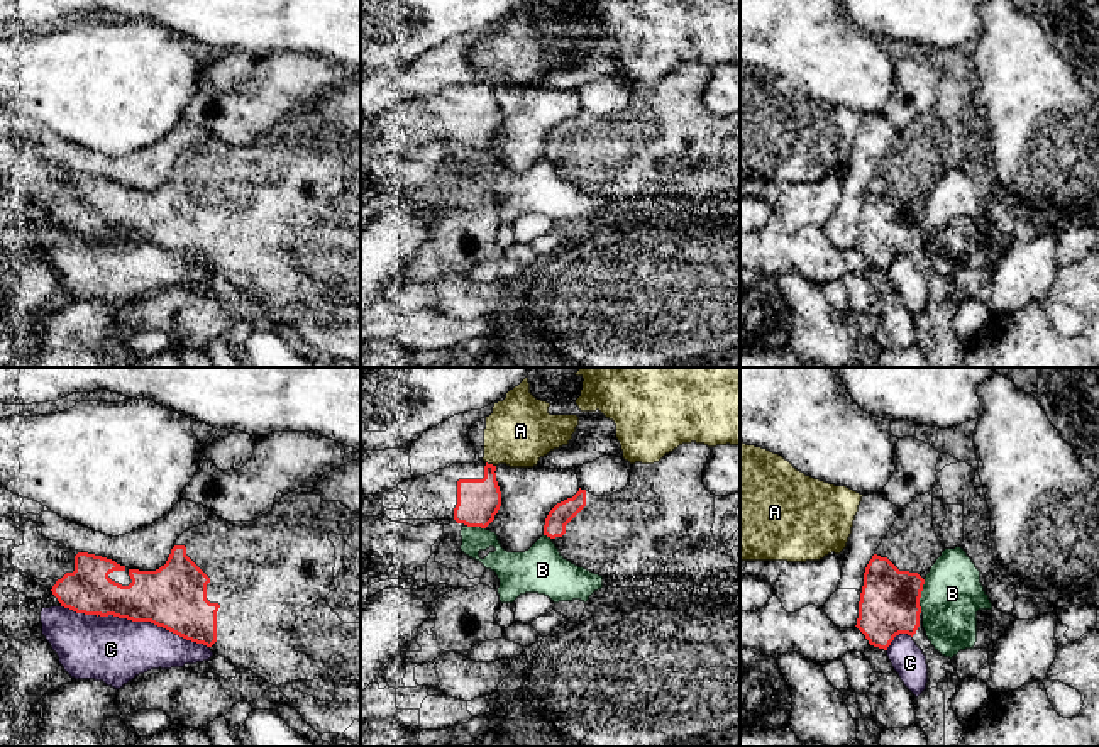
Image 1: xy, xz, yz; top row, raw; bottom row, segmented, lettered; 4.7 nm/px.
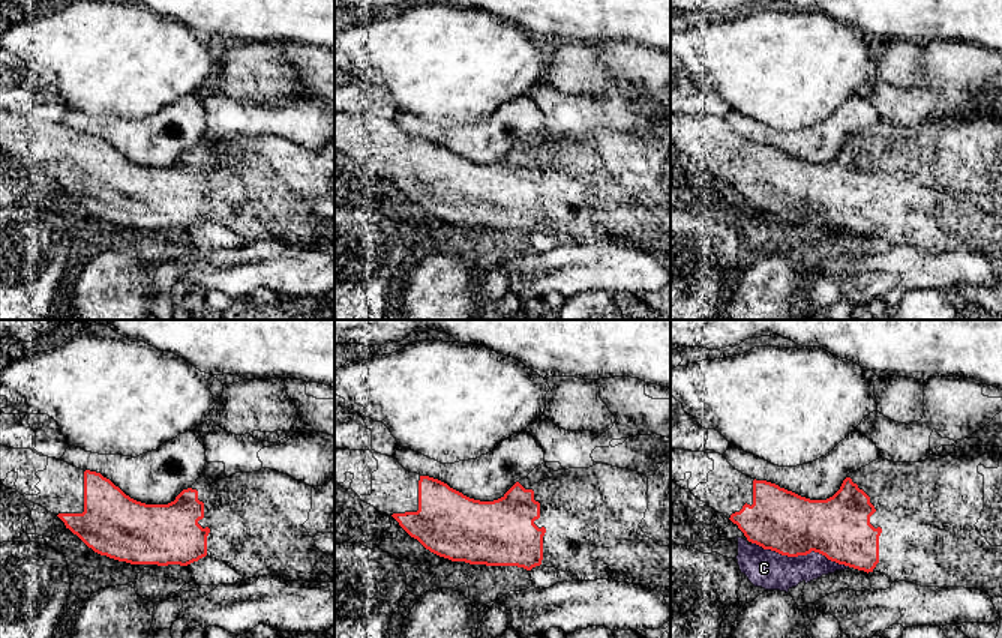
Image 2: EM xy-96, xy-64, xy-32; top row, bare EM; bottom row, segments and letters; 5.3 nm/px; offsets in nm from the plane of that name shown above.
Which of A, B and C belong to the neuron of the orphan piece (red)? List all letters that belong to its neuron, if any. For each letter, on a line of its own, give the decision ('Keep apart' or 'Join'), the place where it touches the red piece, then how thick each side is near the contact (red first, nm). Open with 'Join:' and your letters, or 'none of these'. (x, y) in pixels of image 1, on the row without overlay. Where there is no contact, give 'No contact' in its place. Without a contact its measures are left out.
Join: none of these
A: Keep apart. Touches red at xz (491, 85). Thickness 200 nm (red) against 320 nm
B: Keep apart. Touches red at yz (920, 217). Thickness 280 nm (red) against 280 nm
C: Keep apart. Touches red at xy (136, 241). Thickness 300 nm (red) against 320 nm

